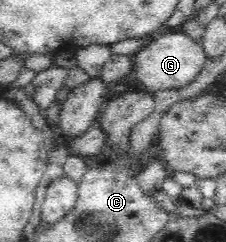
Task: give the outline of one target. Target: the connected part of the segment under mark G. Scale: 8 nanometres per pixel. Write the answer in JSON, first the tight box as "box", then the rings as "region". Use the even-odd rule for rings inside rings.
{"box":[131,30,208,91],"region":[[[169,30],[155,36],[131,56],[132,70],[135,71],[137,80],[149,91],[180,89],[188,86],[208,60],[200,43],[182,30]]]}

